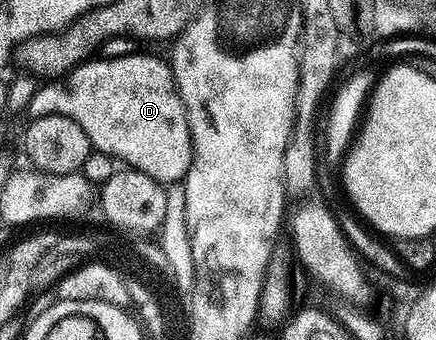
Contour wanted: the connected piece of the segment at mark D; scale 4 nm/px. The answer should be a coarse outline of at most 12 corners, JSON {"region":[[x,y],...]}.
{"region":[[93,57],[40,84],[93,150],[161,184],[192,137],[171,65]]}

